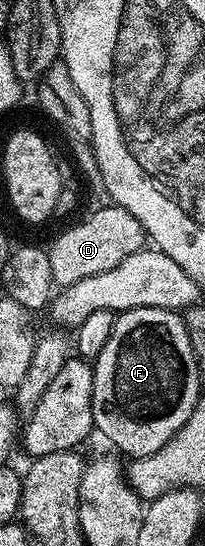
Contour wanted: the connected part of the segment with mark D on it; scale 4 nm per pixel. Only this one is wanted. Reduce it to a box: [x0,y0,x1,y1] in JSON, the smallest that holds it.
[49,205,148,288]

